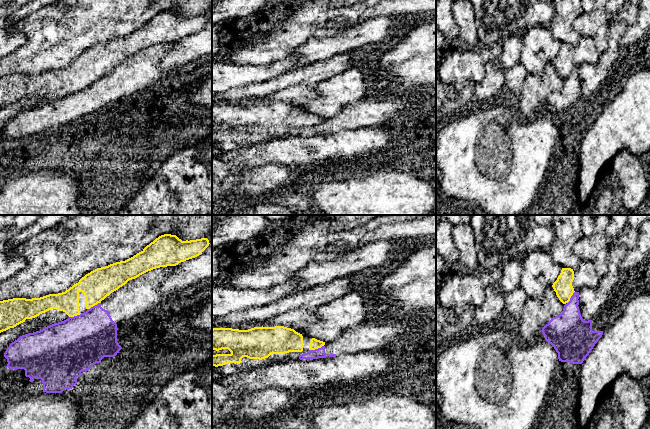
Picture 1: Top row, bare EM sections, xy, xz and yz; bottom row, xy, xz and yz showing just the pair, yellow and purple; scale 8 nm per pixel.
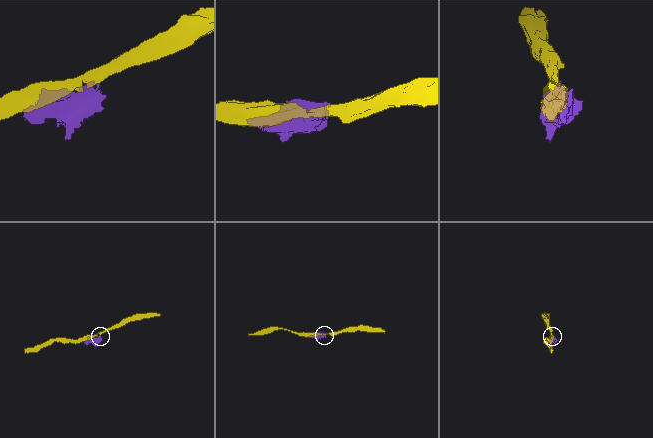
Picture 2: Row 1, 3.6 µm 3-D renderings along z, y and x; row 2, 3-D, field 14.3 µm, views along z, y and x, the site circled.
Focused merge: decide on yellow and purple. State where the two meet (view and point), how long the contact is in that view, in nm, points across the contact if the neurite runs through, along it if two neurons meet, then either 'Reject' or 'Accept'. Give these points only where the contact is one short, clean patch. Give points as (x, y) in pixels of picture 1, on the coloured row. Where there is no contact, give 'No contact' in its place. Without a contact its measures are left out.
Touches yellow at xz (316, 348). Shared border 130 nm. Reject

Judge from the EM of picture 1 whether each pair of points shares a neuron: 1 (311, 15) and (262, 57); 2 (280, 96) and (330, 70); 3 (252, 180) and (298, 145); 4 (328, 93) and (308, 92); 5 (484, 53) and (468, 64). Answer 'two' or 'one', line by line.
1: one
2: two
3: two
4: two
5: one

